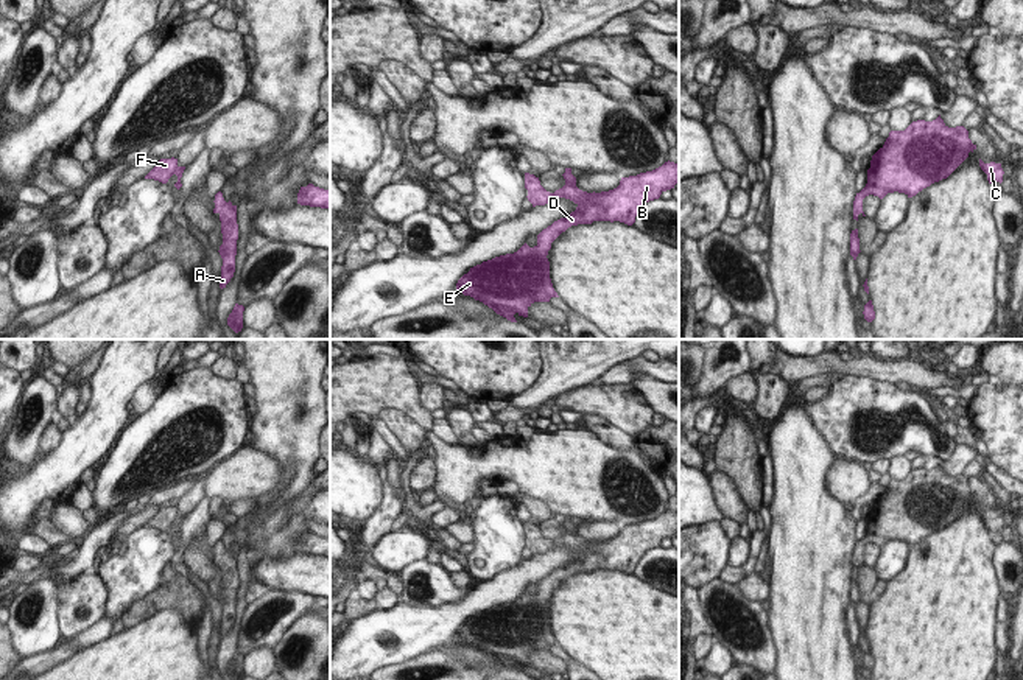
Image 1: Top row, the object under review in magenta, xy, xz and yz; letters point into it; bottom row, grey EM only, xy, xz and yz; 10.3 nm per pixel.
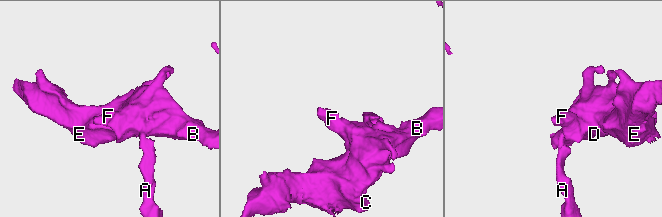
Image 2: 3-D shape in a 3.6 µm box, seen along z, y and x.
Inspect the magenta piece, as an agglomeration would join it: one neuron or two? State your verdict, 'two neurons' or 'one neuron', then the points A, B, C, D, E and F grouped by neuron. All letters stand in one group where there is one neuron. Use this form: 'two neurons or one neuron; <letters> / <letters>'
one neuron; A B C D E F

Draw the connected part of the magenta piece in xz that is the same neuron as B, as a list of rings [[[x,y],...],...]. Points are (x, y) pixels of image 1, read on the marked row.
[[[668,160],[652,171],[621,177],[617,188],[601,193],[579,190],[571,168],[565,168],[562,176],[565,185],[550,193],[540,185],[539,177],[525,173],[526,198],[533,207],[565,198],[578,205],[576,210],[543,229],[537,235],[534,247],[525,243],[514,254],[500,255],[470,268],[458,280],[456,291],[483,302],[511,322],[517,322],[515,313],[528,317],[528,308],[534,302],[550,302],[551,297],[559,297],[550,279],[547,258],[551,243],[568,227],[578,224],[620,221],[632,226],[649,201],[659,199],[663,191],[674,188],[679,182],[679,163]]]

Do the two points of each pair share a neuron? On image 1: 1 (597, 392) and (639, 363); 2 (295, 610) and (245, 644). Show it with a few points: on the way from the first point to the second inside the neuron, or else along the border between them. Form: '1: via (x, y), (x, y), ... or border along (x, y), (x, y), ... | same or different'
1: border along (594, 382), (629, 385) | different
2: via (282, 616), (263, 634), (257, 634) | same

